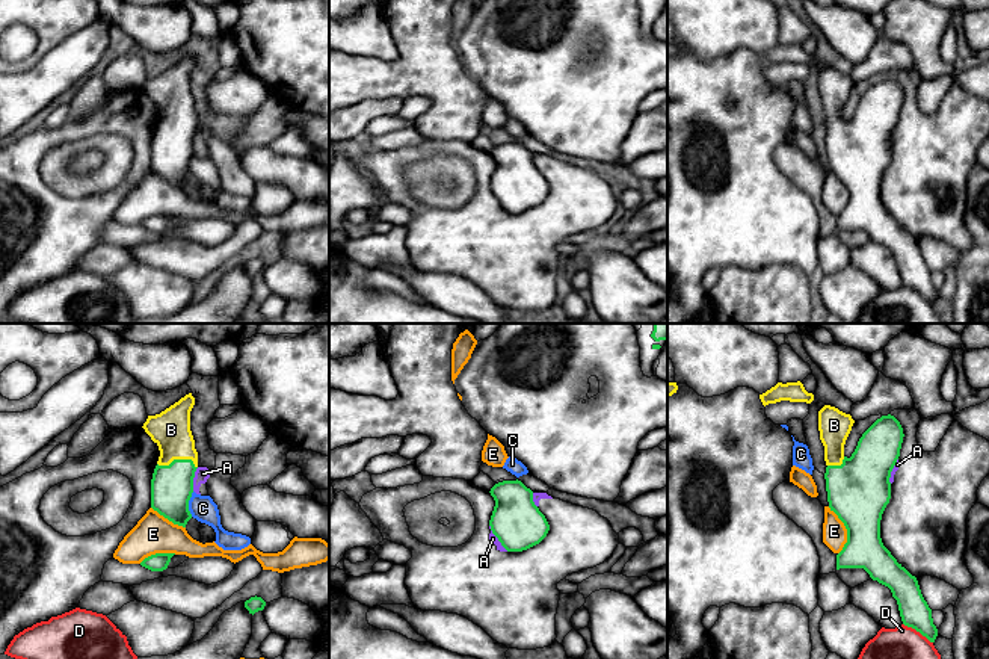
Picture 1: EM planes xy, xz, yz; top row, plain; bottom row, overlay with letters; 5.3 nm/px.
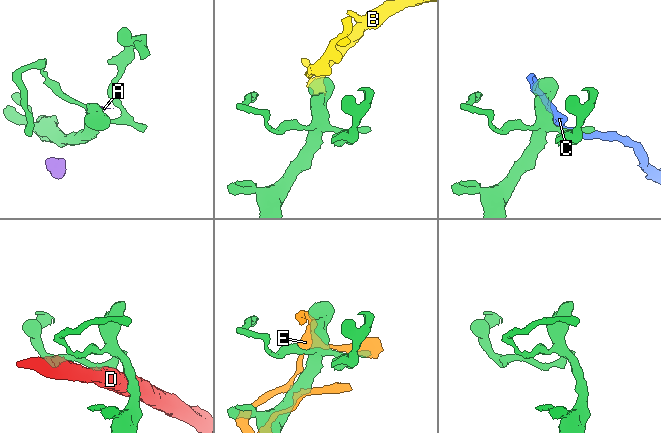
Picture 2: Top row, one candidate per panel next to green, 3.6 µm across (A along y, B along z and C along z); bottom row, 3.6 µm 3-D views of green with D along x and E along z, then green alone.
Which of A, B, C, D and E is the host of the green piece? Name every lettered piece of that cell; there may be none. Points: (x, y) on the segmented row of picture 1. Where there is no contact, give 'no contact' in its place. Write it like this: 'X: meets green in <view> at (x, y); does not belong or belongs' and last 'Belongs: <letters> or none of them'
A: meets green in xz at (497, 537); does not belong
B: meets green in xy at (178, 460); belongs
C: meets green in xy at (187, 504); does not belong
D: meets green in yz at (918, 631); does not belong
E: meets green in yz at (847, 531); does not belong
Belongs: B

